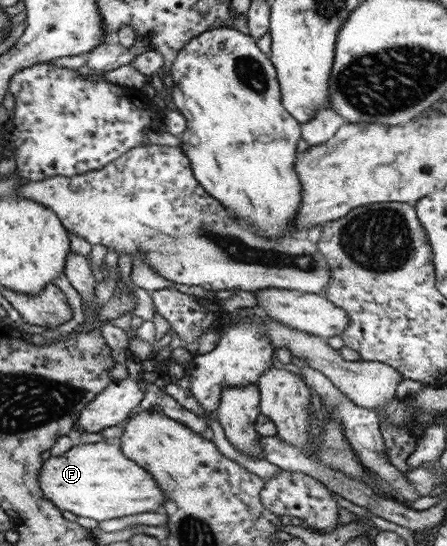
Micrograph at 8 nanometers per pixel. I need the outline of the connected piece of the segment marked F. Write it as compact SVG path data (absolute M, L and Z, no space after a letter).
M95 442L80 444L56 457L48 457L39 468L38 488L40 492L61 512L67 510L74 516L92 518L98 522L118 518L120 516L132 516L140 512L161 511L164 492L158 488L154 477L138 466L134 461L128 460L114 442Z

